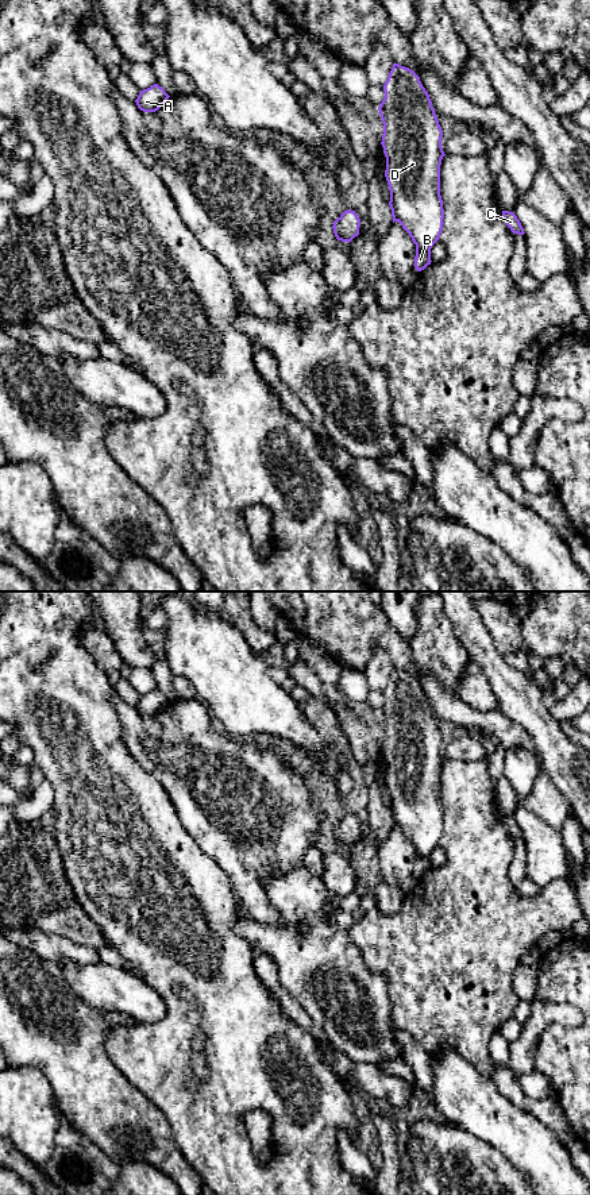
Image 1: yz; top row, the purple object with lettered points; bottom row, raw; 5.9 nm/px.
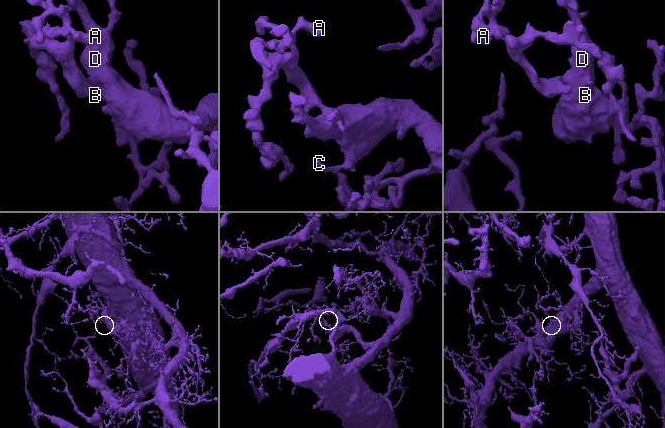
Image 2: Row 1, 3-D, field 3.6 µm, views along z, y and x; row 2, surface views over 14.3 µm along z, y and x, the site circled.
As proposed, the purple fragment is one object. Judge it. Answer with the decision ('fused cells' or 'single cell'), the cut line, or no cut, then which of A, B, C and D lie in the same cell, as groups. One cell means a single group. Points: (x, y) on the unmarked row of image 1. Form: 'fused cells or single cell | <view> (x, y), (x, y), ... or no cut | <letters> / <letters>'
single cell | no cut | A B C D

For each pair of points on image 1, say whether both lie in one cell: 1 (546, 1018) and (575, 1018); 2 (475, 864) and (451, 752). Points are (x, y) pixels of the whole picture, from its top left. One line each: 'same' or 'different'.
1: same
2: different

